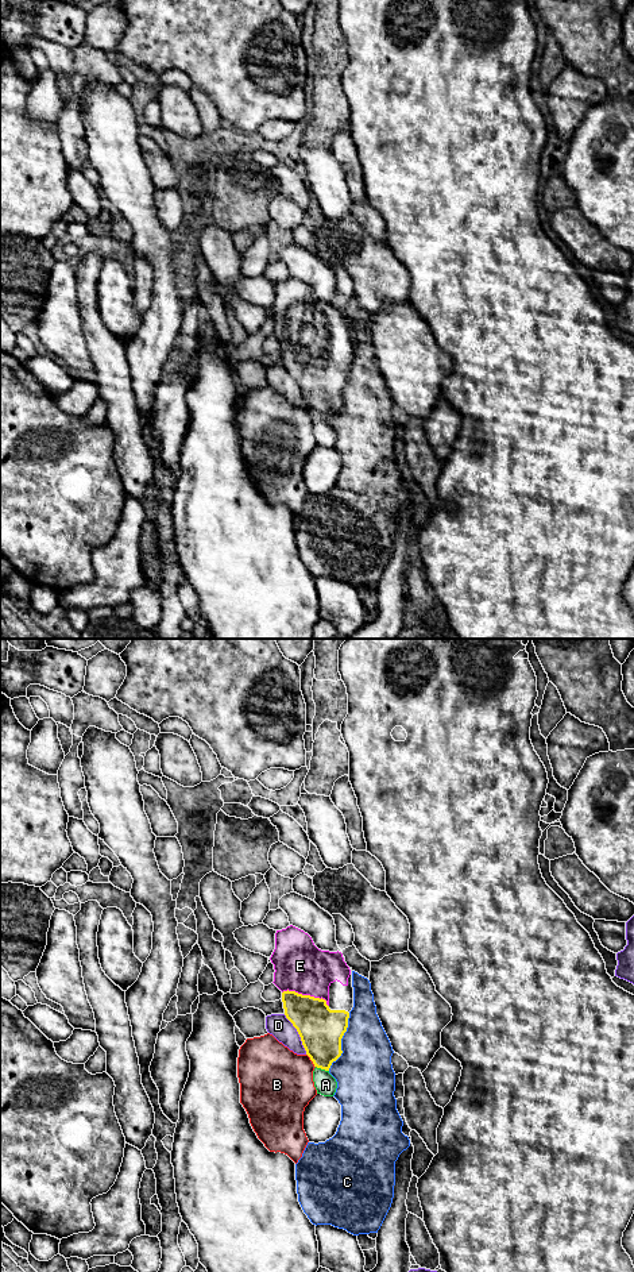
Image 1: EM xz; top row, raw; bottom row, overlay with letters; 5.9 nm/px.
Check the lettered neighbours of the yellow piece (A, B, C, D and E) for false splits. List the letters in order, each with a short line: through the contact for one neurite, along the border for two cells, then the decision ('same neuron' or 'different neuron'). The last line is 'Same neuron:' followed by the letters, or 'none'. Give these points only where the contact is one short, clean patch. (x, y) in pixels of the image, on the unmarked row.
A: different neuron
B: different neuron
C: different neuron
D: different neuron
E: xz (321, 381), (306, 359), (306, 347), (304, 326), (300, 318) | same neuron
Same neuron: E

